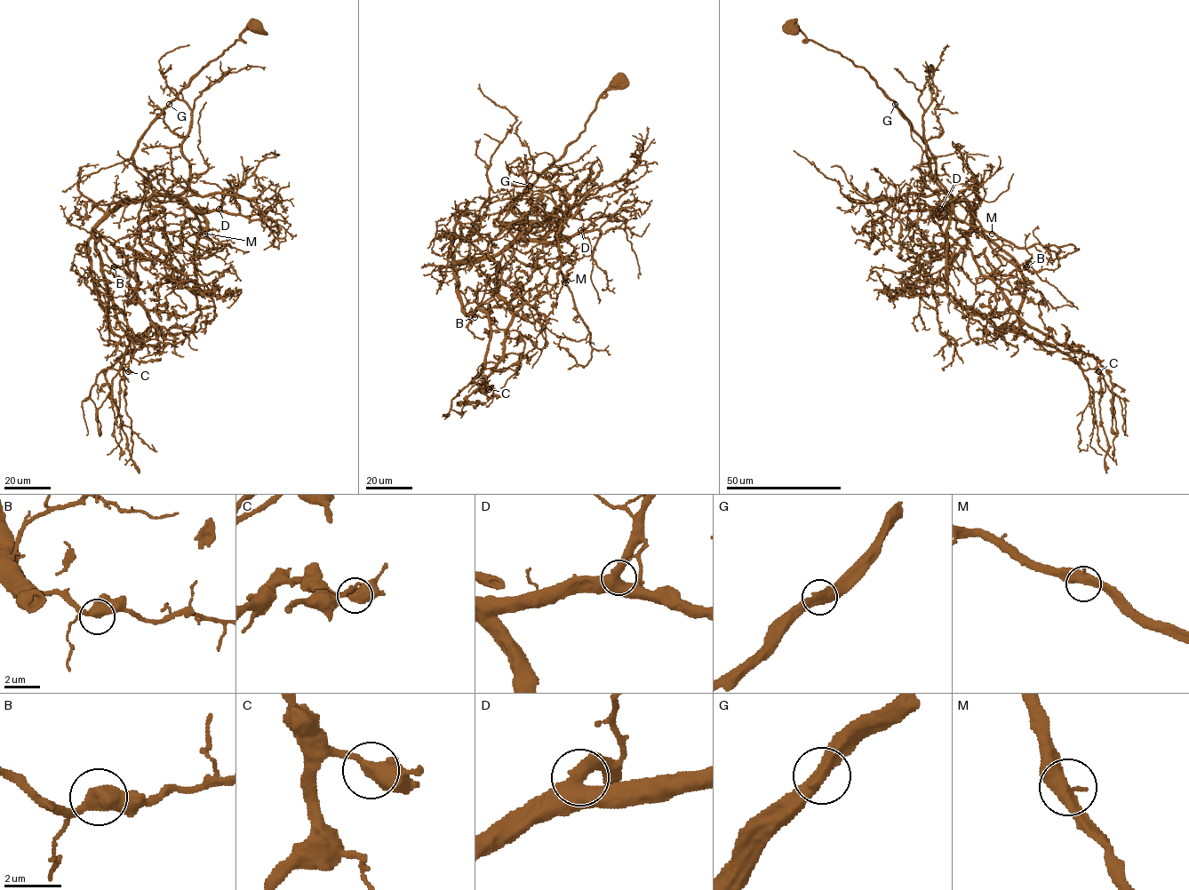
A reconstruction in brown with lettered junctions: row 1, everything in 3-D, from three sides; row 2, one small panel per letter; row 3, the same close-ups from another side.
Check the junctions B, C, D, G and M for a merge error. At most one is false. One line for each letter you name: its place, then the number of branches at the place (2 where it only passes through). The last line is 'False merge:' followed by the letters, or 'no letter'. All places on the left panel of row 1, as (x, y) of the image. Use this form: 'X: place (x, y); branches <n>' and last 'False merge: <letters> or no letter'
False merge: no letter

